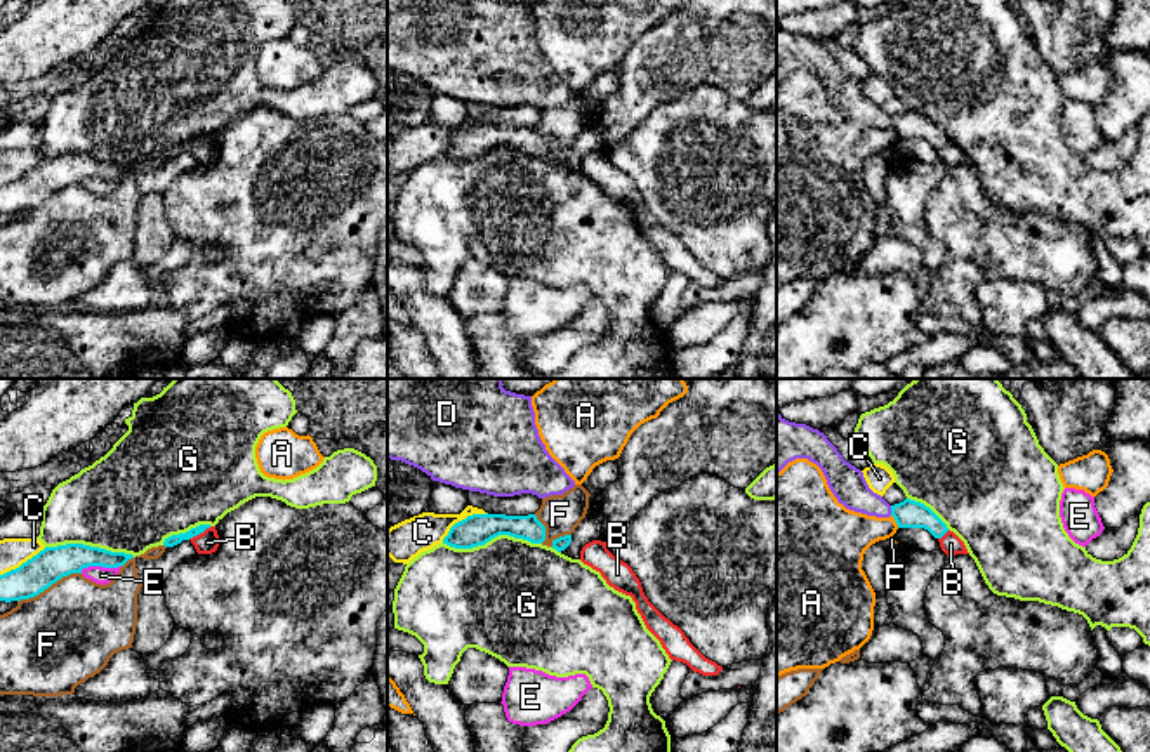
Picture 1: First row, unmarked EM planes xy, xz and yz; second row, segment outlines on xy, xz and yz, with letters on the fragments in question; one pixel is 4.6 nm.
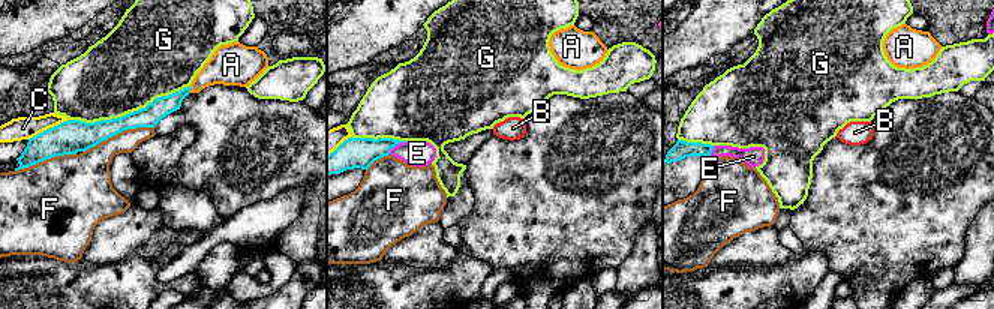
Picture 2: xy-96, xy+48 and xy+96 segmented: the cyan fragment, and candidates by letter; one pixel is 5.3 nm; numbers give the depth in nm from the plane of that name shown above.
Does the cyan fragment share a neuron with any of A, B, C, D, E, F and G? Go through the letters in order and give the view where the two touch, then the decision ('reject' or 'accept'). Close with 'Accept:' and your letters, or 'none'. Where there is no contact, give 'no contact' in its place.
A: yz | reject
B: xy | reject
C: xz | reject
D: yz | reject
E: xy | reject
F: xy | reject
G: xz | reject
Accept: none

